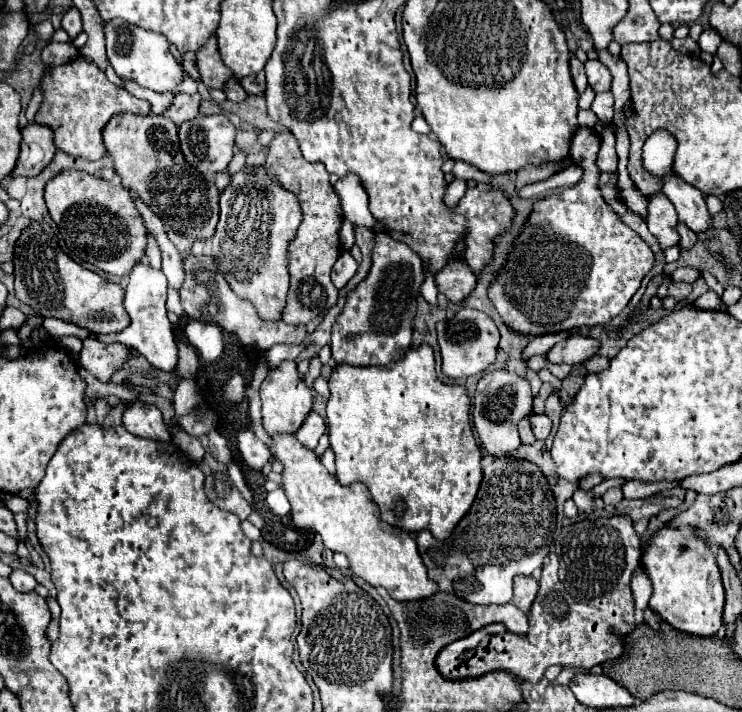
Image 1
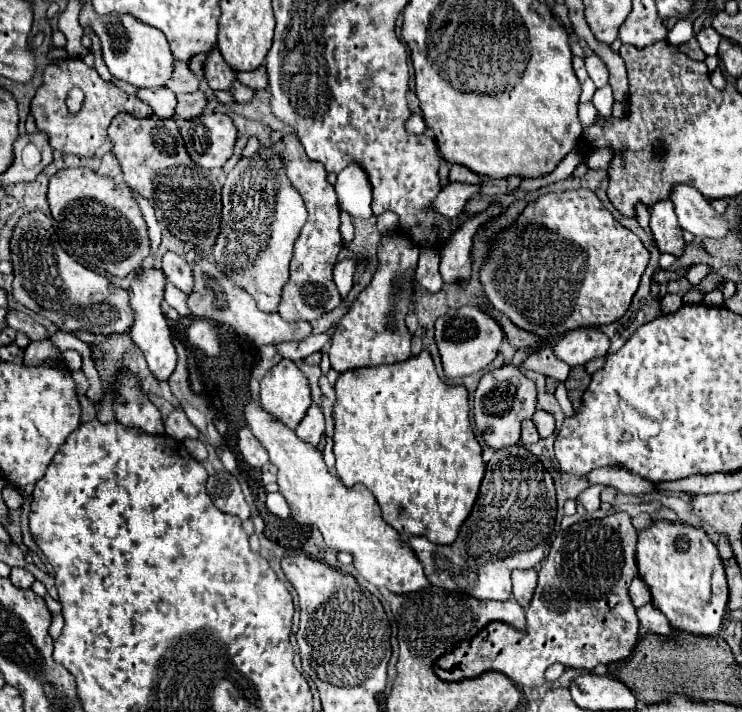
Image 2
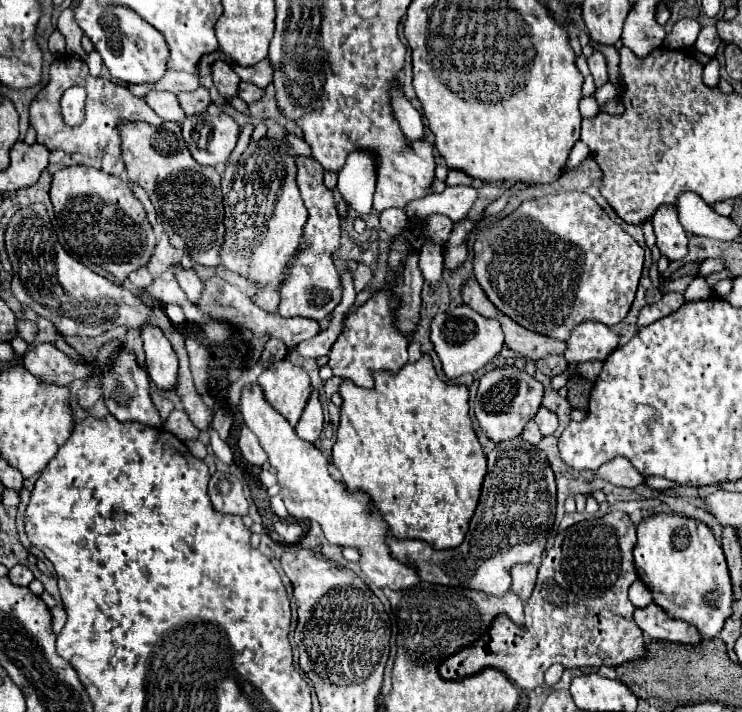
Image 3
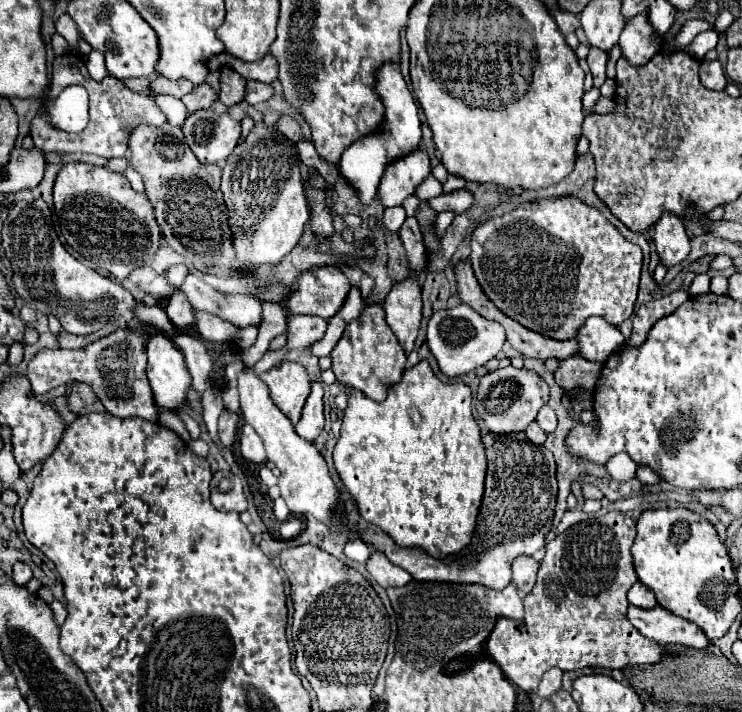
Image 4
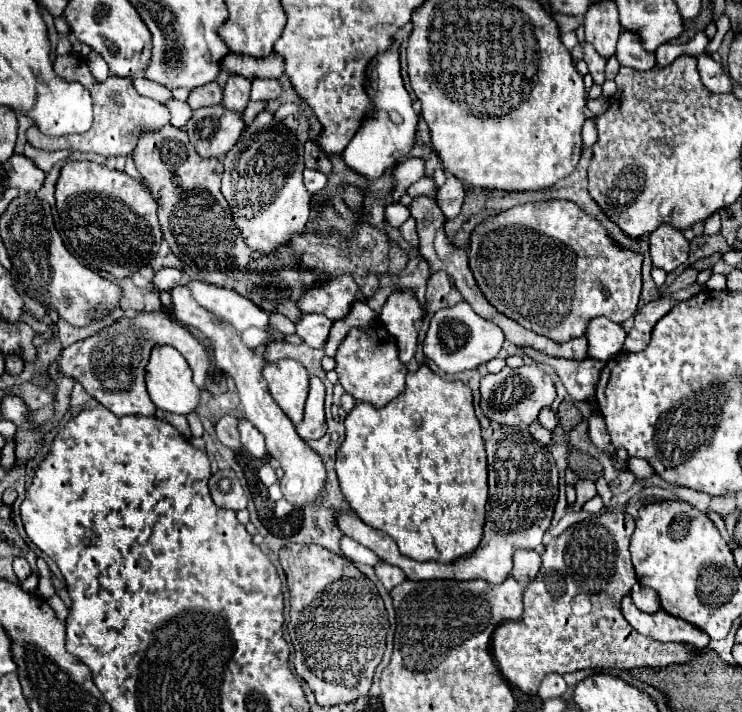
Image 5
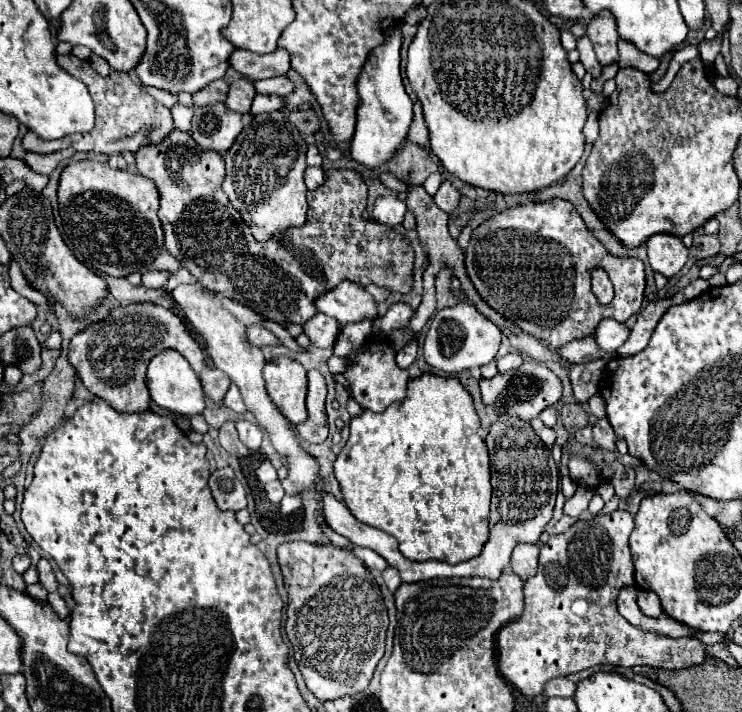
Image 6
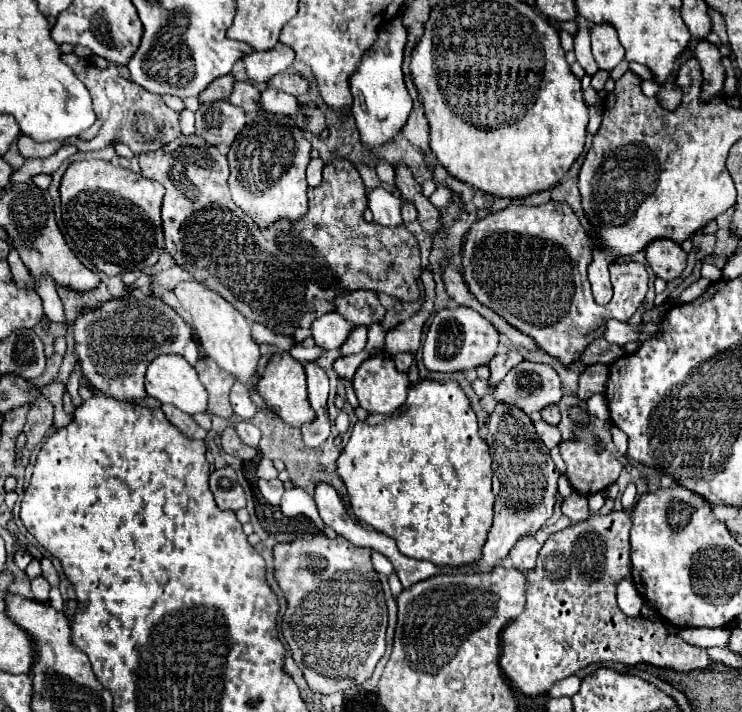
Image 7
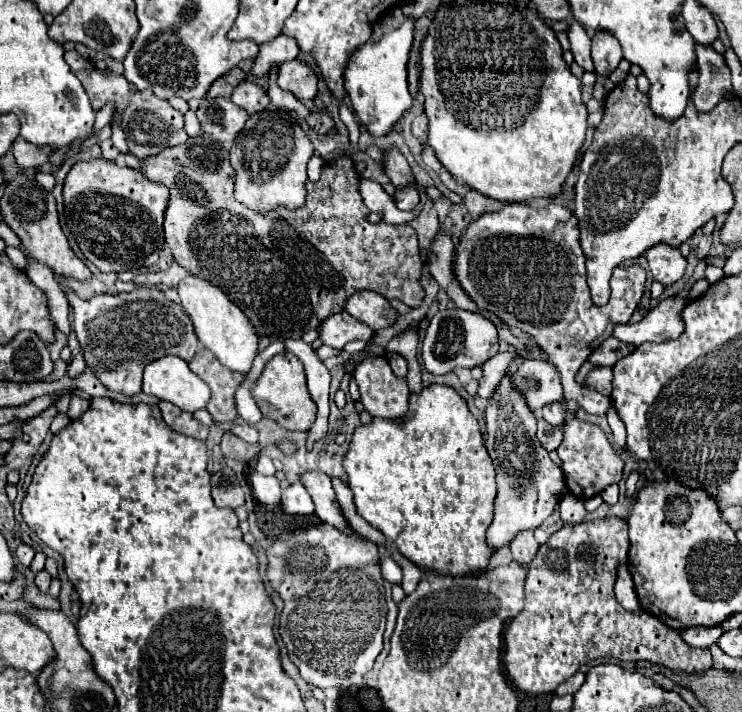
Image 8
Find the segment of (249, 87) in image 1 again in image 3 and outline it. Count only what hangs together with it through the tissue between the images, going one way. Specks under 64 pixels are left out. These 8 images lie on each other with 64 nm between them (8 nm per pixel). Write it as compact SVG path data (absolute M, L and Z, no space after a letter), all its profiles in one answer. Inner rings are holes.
M262 60L256 66L248 66L248 68L238 66L238 64L232 64L232 66L242 82L252 82L258 88L266 88L272 82L272 68L270 68L268 60Z

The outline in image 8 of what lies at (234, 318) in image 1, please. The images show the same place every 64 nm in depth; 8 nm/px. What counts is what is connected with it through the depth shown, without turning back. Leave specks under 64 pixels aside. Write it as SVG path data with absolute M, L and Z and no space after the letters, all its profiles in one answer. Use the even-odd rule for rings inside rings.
M340 312L340 314L328 316L326 320L320 322L318 334L320 334L322 344L342 350L344 344L352 342L352 340L368 342L372 336L372 328L368 328L366 324L360 324L356 318L348 316L346 312Z

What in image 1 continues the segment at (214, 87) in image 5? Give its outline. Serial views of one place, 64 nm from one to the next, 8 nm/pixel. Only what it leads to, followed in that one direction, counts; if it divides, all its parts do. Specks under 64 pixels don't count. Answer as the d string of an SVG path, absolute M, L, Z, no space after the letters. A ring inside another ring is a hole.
M174 94L174 100L170 104L170 108L164 112L166 118L170 118L174 124L182 124L186 120L194 120L198 116L198 104L200 104L200 96L194 94Z

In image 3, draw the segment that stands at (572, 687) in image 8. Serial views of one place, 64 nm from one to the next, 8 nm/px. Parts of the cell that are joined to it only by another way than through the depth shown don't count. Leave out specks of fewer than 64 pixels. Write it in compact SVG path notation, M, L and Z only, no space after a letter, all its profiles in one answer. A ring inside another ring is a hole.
M554 664L554 666L550 666L550 668L546 670L546 676L544 676L544 680L546 680L546 688L538 688L538 692L546 692L546 690L550 690L550 688L560 680L562 670L564 670L562 664Z

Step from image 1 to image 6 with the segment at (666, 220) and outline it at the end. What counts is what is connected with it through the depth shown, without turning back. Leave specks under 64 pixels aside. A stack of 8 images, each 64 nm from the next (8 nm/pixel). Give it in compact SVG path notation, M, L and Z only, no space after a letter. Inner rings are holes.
M654 234L646 246L652 270L662 272L666 278L678 274L688 260L688 248L674 234Z

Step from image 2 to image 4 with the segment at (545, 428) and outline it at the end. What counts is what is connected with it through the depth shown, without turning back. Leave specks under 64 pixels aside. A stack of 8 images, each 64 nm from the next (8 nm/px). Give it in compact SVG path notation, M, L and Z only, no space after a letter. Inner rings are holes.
M542 406L542 408L540 408L540 412L538 412L538 416L536 416L536 422L540 424L540 428L542 428L546 434L554 432L554 430L556 430L556 424L558 424L554 410L548 408L548 406Z

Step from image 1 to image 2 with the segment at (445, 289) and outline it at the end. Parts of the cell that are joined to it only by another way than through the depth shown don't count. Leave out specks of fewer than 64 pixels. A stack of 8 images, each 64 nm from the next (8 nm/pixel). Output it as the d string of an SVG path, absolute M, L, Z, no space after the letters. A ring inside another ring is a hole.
M490 206L484 214L466 220L456 234L452 234L444 246L442 246L442 260L440 260L440 276L444 284L466 284L472 274L472 262L470 262L470 248L472 248L472 236L478 230L482 222L486 222L492 214L498 214L498 206Z

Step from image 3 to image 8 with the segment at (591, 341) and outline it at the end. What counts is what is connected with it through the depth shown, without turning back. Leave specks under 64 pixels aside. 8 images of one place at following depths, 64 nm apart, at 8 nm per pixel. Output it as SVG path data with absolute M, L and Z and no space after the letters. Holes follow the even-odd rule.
M670 296L660 300L638 324L614 324L612 336L626 344L640 346L642 342L674 340L682 332L680 310L688 304L686 298Z

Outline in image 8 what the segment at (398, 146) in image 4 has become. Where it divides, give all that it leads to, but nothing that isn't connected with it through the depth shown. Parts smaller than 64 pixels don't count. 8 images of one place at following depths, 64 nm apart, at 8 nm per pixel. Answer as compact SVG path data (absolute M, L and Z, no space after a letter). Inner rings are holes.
M400 6L392 8L384 18L374 24L372 40L356 50L346 68L344 80L348 96L352 100L352 108L358 116L358 122L374 138L386 136L412 106L412 96L406 82L406 62L412 46L412 32L414 20L406 18Z

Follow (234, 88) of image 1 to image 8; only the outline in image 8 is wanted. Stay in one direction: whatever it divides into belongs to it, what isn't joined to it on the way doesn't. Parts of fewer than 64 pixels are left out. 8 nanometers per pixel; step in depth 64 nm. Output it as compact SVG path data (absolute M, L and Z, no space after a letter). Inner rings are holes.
M290 60L280 66L278 86L300 100L312 100L316 96L316 76L304 62L298 60Z

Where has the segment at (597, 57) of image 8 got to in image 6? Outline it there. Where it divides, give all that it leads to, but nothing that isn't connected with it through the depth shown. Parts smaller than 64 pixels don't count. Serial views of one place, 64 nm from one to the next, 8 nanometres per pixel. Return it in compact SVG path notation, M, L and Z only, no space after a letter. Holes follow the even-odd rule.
M602 10L600 14L592 16L592 20L588 22L586 28L586 36L590 38L594 52L598 56L598 60L608 66L612 62L618 60L618 28L616 28L616 20L612 16L612 12Z

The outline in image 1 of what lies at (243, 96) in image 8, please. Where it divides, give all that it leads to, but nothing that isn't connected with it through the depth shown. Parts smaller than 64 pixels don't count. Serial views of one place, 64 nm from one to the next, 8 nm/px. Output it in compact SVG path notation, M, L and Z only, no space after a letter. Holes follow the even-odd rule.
M210 36L208 42L196 50L196 66L202 82L208 88L222 88L224 82L232 76L232 72L228 72L228 68L220 60L214 36Z

